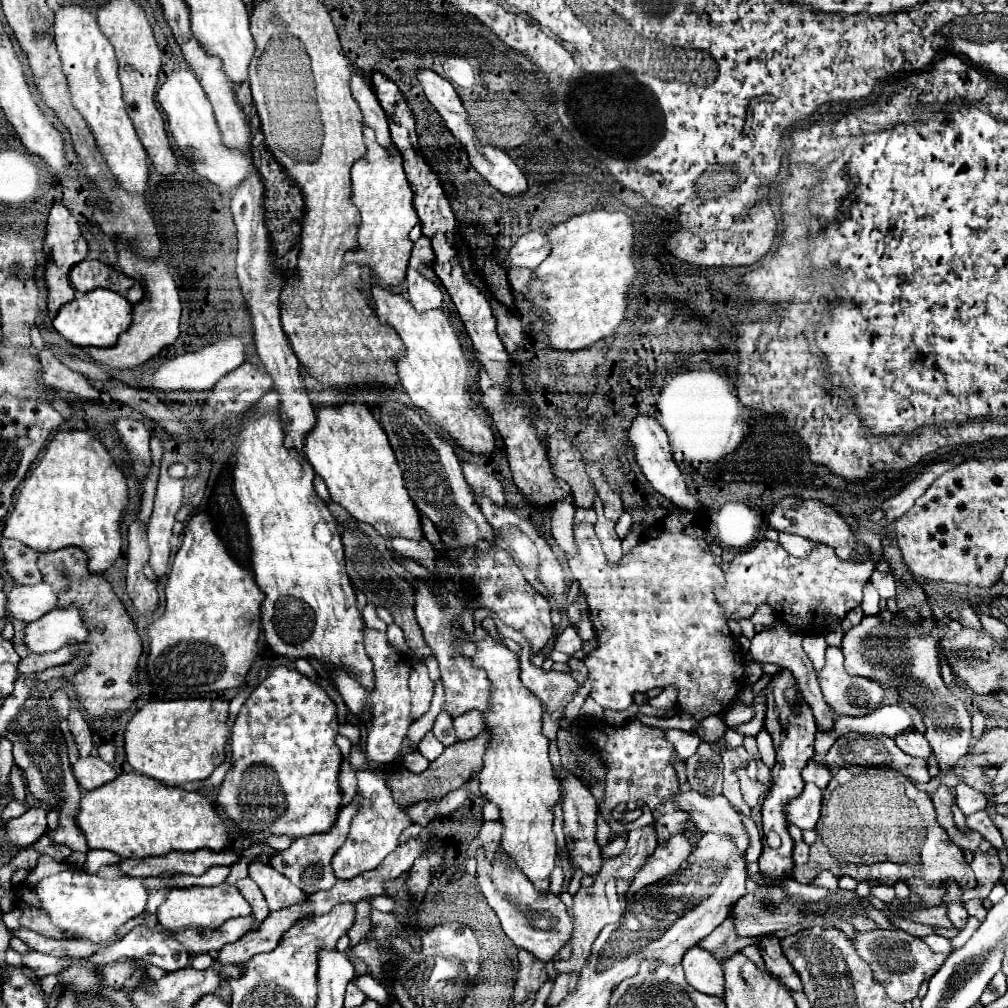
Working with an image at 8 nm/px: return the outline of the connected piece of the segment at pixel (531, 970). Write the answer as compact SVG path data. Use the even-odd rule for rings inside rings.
M518 949L518 979L514 987L514 1003L522 1003L528 991L538 991L548 979L546 963L538 961L530 951Z

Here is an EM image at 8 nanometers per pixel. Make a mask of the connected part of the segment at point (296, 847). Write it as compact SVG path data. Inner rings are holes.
M358 791L354 795L352 803L348 803L346 807L342 807L342 811L338 813L336 825L328 833L316 833L316 835L306 835L306 837L294 839L292 845L286 851L280 851L272 859L274 869L280 869L280 873L284 873L304 893L316 893L316 891L322 891L322 889L330 889L334 885L334 881L336 881L330 861L332 861L336 849L340 849L340 845L344 845L344 841L348 837L348 827L350 827L354 815L360 809L360 803L362 803L362 793Z

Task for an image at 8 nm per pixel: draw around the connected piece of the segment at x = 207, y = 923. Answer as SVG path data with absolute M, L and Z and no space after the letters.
M220 883L214 887L190 887L190 889L170 889L166 893L166 901L158 907L156 917L158 917L158 925L166 931L178 931L178 929L186 929L186 927L210 927L210 929L218 929L224 921L234 919L234 917L246 917L248 913L252 913L248 901L244 899L244 895L228 883Z

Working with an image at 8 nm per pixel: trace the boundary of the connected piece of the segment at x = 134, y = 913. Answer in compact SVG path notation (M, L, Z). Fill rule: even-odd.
M64 869L62 873L56 873L56 875L50 875L46 879L42 879L34 891L38 893L40 897L40 903L42 903L42 909L48 913L50 921L64 933L70 935L70 939L84 939L84 941L90 941L90 943L96 943L96 945L114 945L120 941L118 937L118 929L128 923L130 919L138 917L140 913L144 913L144 907L146 907L146 901L148 901L148 887L144 885L148 877L118 877L118 879L104 879L100 875L90 875L86 873L84 869Z

